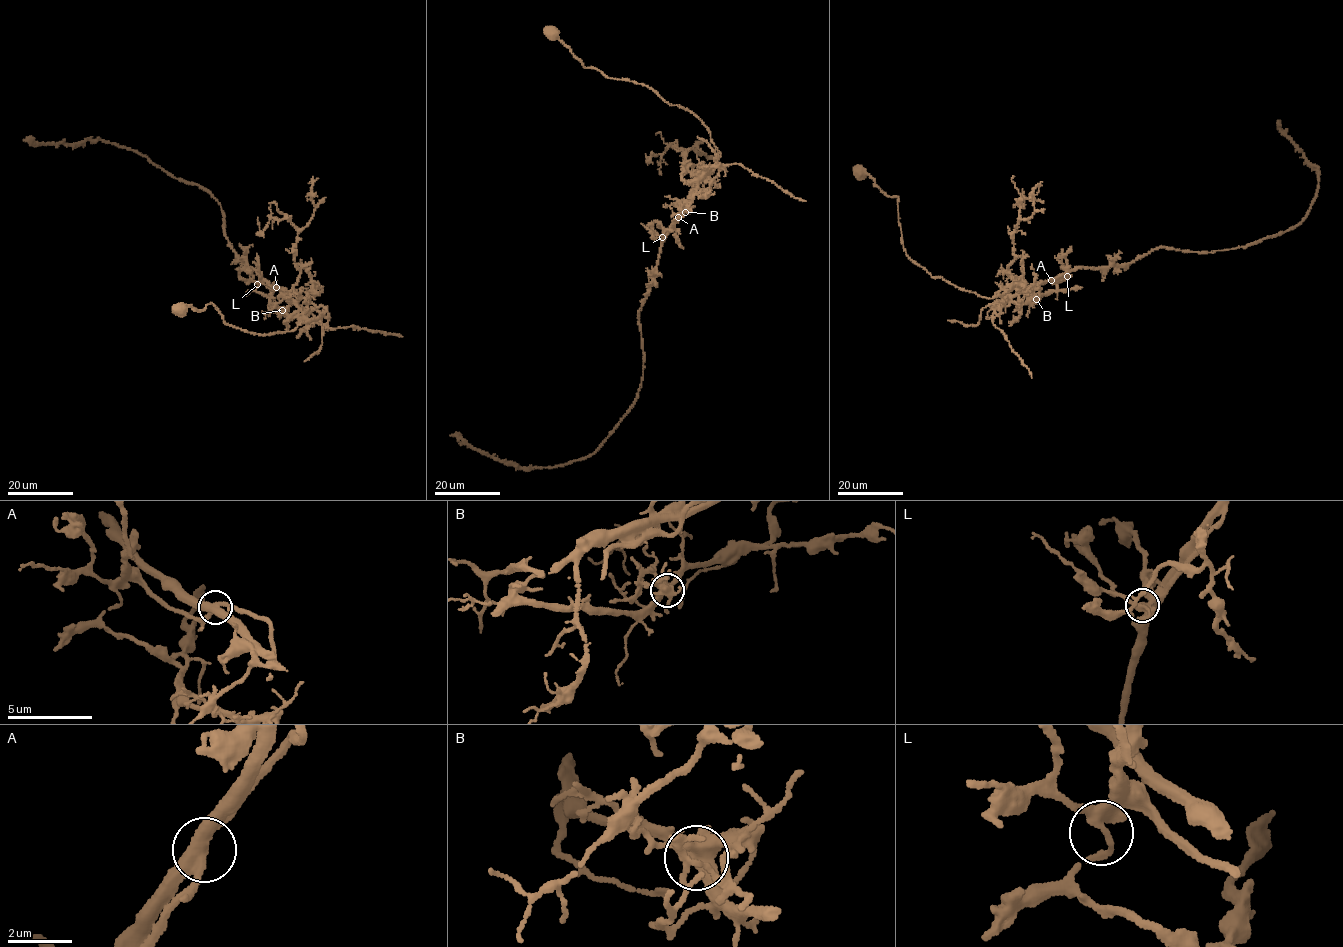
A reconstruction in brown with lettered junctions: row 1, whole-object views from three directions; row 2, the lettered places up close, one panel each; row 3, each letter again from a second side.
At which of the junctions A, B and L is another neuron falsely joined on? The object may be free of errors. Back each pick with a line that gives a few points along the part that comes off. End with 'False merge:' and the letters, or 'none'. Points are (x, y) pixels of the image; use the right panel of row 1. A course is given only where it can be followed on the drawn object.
A: foreign part runs (1050, 280), (1025, 291), (1020, 305), (1012, 302), (1001, 306), (999, 313), (992, 316), (994, 326), (1032, 377)
False merge: A

